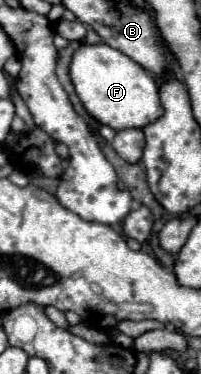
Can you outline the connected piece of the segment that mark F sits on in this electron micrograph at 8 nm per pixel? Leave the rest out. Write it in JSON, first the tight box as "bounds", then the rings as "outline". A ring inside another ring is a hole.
{"bounds":[69,41,163,131],"outline":[[[83,41],[81,47],[73,53],[69,77],[85,111],[97,123],[109,125],[115,131],[131,127],[143,129],[147,123],[153,123],[157,117],[163,115],[159,91],[153,77],[145,69],[141,69],[141,65],[129,61],[129,57],[117,53],[117,49],[105,43],[89,45]]]}

